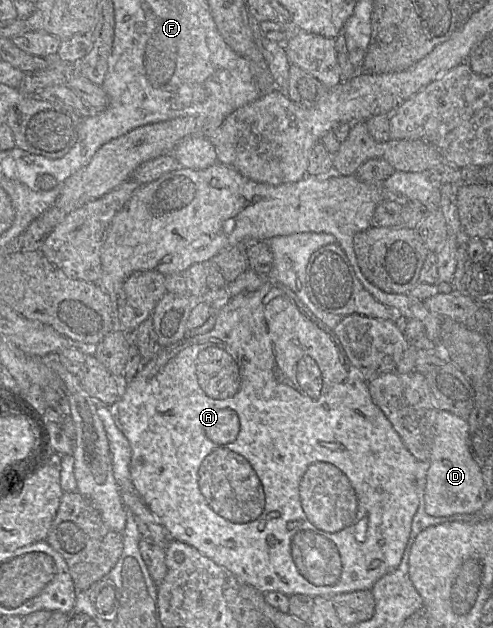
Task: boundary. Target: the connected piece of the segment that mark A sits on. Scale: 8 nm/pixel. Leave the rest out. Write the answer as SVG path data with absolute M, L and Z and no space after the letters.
M268 279L258 290L232 297L231 300L218 311L213 328L204 334L185 337L181 341L167 347L160 347L136 376L123 385L123 392L112 408L116 424L122 431L131 447L130 480L149 510L160 520L173 540L177 540L196 548L201 554L225 568L230 574L244 584L248 584L262 593L278 591L287 596L304 594L311 597L321 596L331 598L339 593L357 590L371 590L377 580L385 574L393 572L400 564L405 547L410 537L413 517L419 506L416 492L416 458L404 445L399 434L382 412L373 402L368 389L368 382L349 361L334 330L319 320L289 288L281 283Z

